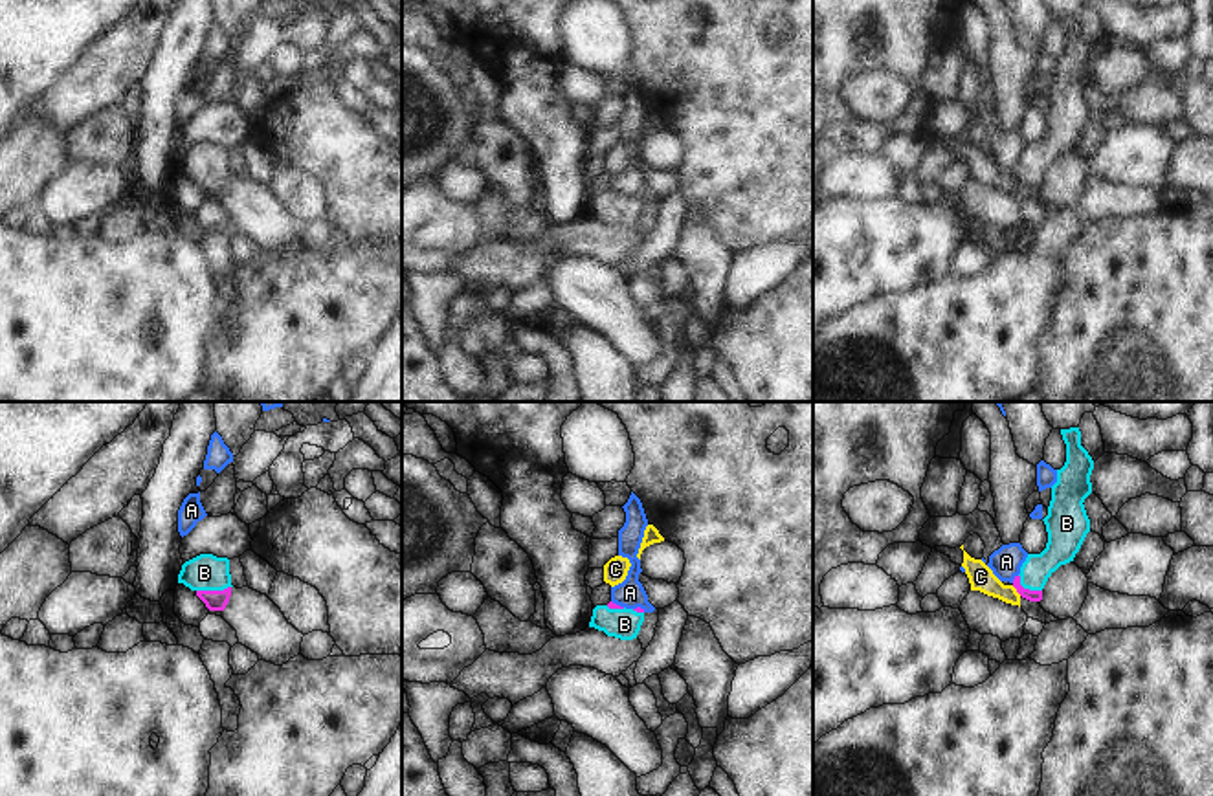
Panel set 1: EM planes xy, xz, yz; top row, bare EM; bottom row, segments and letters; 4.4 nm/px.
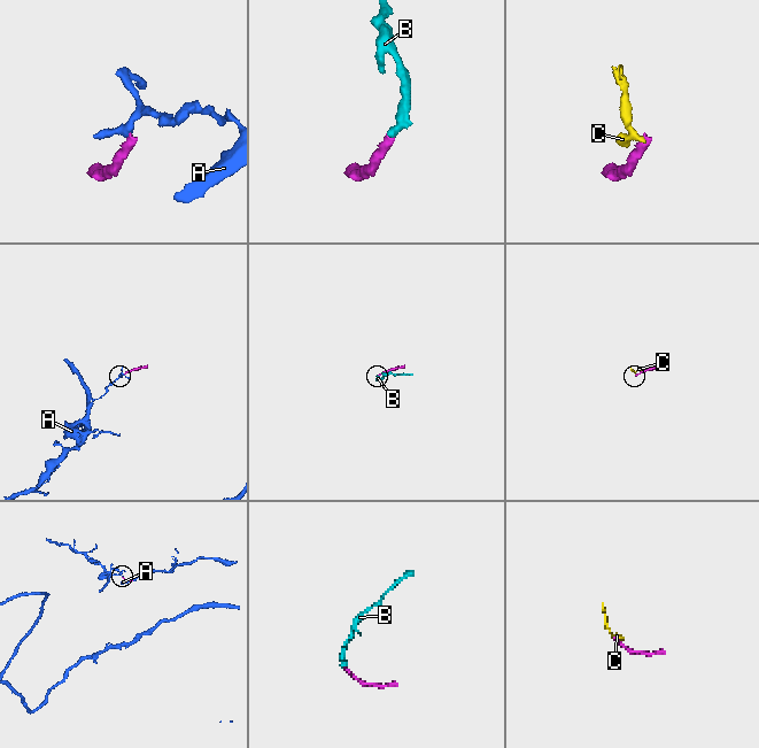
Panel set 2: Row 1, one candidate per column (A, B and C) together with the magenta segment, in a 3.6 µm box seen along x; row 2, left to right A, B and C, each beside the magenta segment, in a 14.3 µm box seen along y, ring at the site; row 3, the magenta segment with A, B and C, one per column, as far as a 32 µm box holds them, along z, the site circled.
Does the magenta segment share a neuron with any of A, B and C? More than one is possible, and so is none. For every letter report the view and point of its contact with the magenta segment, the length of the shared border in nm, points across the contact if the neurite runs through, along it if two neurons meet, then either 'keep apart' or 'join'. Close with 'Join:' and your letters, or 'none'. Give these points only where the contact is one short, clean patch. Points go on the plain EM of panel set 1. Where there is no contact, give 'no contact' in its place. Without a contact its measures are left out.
A: contact yz (1015, 167); length 50 nm; border yz (1017, 164), (1012, 171); keep apart
B: contact xy (213, 180); length 150 nm; way xy (215, 189), (213, 180), (204, 162); join
C: contact yz (1017, 180); length 60 nm; border yz (1012, 175), (1021, 184); keep apart
Join: B

